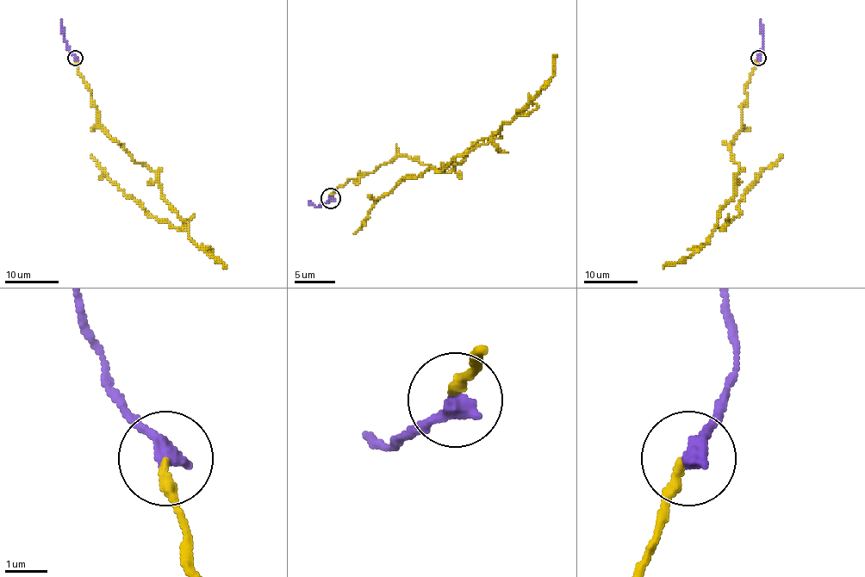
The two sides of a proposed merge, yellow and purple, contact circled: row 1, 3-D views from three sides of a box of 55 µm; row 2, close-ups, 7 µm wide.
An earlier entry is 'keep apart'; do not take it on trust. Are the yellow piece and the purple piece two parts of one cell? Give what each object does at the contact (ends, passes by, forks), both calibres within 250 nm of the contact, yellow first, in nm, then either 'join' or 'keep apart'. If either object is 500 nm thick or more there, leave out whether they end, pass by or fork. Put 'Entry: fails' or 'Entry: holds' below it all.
yellow ends | purple ends | 240/420 nm | join
Entry: fails

